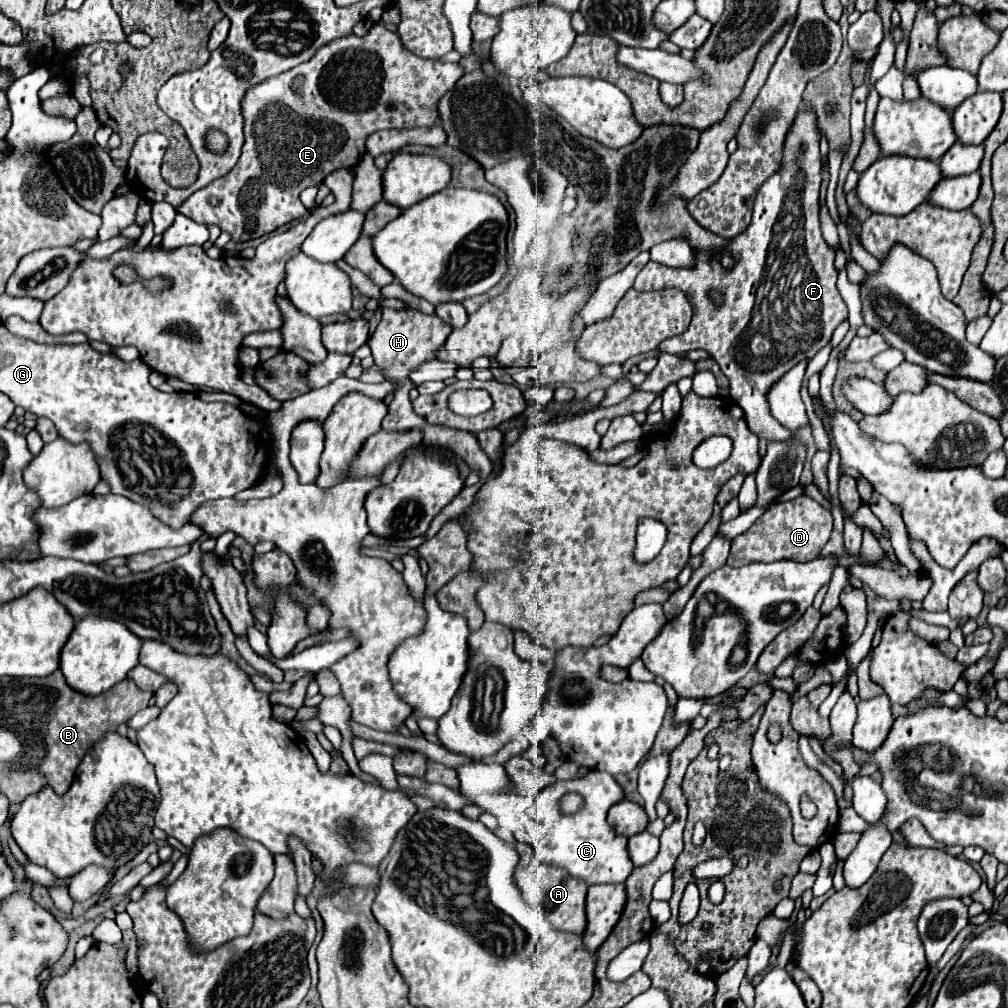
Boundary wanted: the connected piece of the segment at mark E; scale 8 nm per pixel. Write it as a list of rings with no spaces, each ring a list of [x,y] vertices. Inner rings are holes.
[[[375,23],[363,37],[347,35],[343,39],[335,39],[335,43],[319,47],[307,63],[277,75],[279,79],[269,79],[265,85],[255,85],[246,92],[241,103],[245,142],[237,165],[227,175],[195,191],[177,211],[197,223],[217,225],[221,231],[227,231],[233,241],[257,239],[289,221],[301,219],[307,209],[303,207],[299,193],[309,185],[317,185],[329,173],[341,169],[329,165],[357,165],[365,155],[367,135],[375,131],[427,127],[437,123],[437,101],[461,75],[463,69],[459,63],[441,63],[413,55],[401,45],[399,35],[387,31],[381,23]],[[389,103],[397,103],[397,111],[389,111]]]

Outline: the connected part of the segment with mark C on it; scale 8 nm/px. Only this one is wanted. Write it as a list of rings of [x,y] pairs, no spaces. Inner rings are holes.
[[[589,771],[587,775],[571,781],[555,781],[539,791],[533,805],[533,825],[531,847],[541,863],[551,863],[567,869],[573,877],[585,881],[587,885],[599,883],[625,883],[633,871],[633,863],[627,855],[627,839],[617,835],[605,821],[611,805],[625,799],[623,787],[609,775],[601,771]],[[577,791],[587,801],[577,815],[557,815],[559,797]]]

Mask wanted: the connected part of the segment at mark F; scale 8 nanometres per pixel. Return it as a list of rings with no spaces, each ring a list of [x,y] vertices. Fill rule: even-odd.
[[[803,107],[783,143],[783,161],[779,171],[775,171],[759,189],[753,217],[747,231],[729,239],[731,255],[735,255],[735,267],[731,271],[723,271],[715,257],[699,255],[693,251],[691,267],[667,267],[663,263],[649,261],[643,271],[637,275],[633,289],[635,291],[659,291],[659,289],[679,289],[685,293],[691,303],[693,317],[683,335],[665,339],[659,345],[661,353],[683,355],[689,349],[705,349],[721,367],[725,377],[729,379],[731,399],[739,403],[745,413],[747,425],[755,431],[757,437],[765,441],[787,441],[793,439],[793,433],[785,429],[769,409],[767,393],[769,389],[799,361],[813,359],[821,347],[831,341],[835,327],[847,317],[845,301],[837,291],[837,269],[835,269],[835,249],[825,243],[819,227],[819,185],[821,185],[821,153],[819,153],[819,129],[817,115],[813,109]],[[711,291],[721,295],[721,303],[711,299]]]

